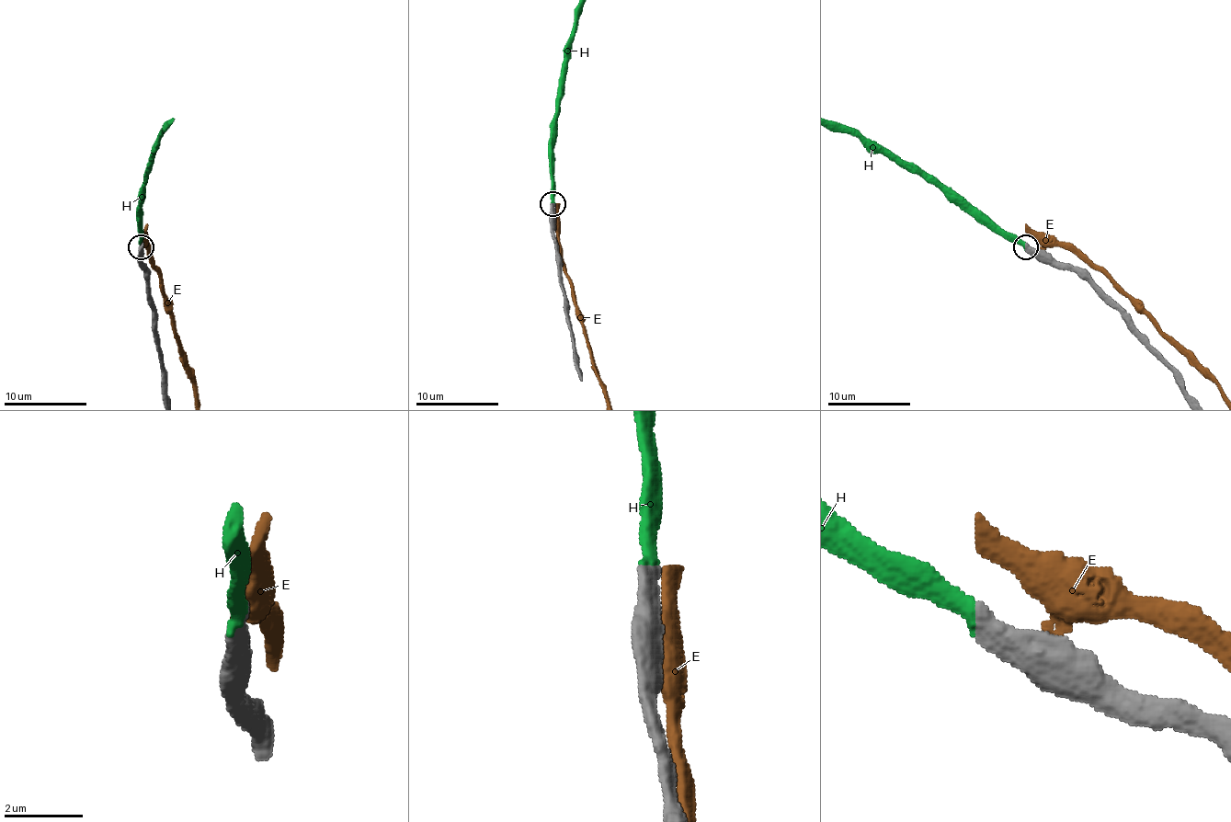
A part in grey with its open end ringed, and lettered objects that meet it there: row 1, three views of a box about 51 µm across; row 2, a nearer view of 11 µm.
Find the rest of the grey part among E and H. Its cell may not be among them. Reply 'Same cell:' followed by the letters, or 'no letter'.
Same cell: H

